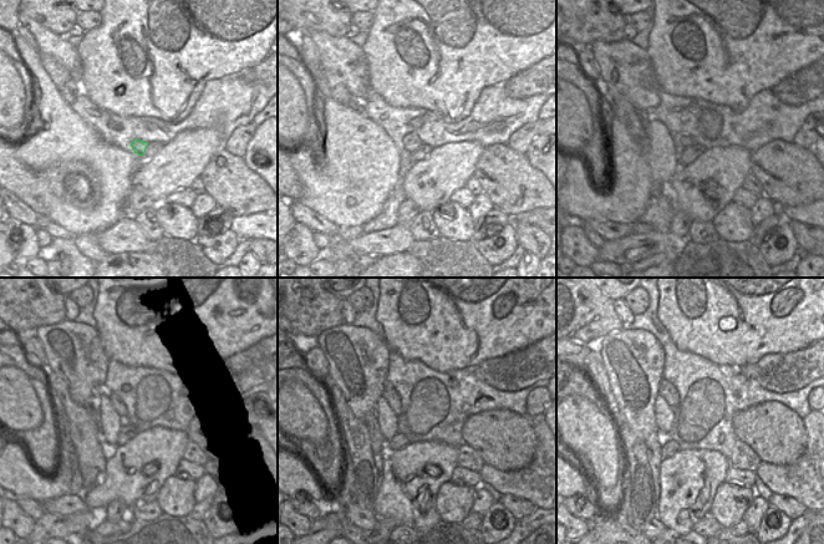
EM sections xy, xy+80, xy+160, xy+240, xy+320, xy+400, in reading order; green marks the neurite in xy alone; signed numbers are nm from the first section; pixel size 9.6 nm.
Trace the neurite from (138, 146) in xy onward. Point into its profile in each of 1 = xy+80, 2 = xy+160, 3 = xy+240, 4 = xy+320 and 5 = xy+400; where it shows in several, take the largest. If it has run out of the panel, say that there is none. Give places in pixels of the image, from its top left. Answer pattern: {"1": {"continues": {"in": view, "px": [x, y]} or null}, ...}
{"1": {"continues": {"in": "xy+80", "px": [411, 142]}}, "2": {"continues": {"in": "xy+160", "px": [685, 140]}}, "3": {"continues": {"in": "xy+240", "px": [115, 401]}}, "4": {"continues": {"in": "xy+320", "px": [390, 395]}}, "5": {"continues": {"in": "xy+400", "px": [667, 391]}}}

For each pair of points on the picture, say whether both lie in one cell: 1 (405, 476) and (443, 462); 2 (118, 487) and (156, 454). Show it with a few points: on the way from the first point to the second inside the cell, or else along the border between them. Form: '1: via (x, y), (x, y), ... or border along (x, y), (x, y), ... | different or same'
1: via (415, 473), (425, 464), (433, 462) | same
2: via (127, 478), (147, 461) | same

